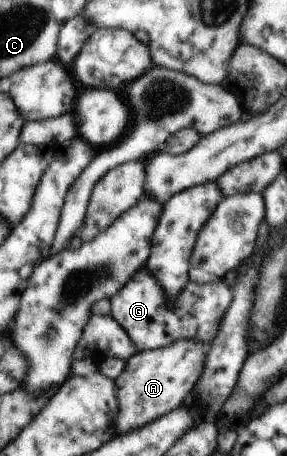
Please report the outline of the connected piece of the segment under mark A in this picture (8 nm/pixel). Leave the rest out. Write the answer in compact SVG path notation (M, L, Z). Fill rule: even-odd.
M192 339L177 340L167 347L140 351L125 362L121 374L113 380L119 408L116 416L116 434L126 434L134 428L146 426L184 402L204 368L206 354L202 346L204 344Z

